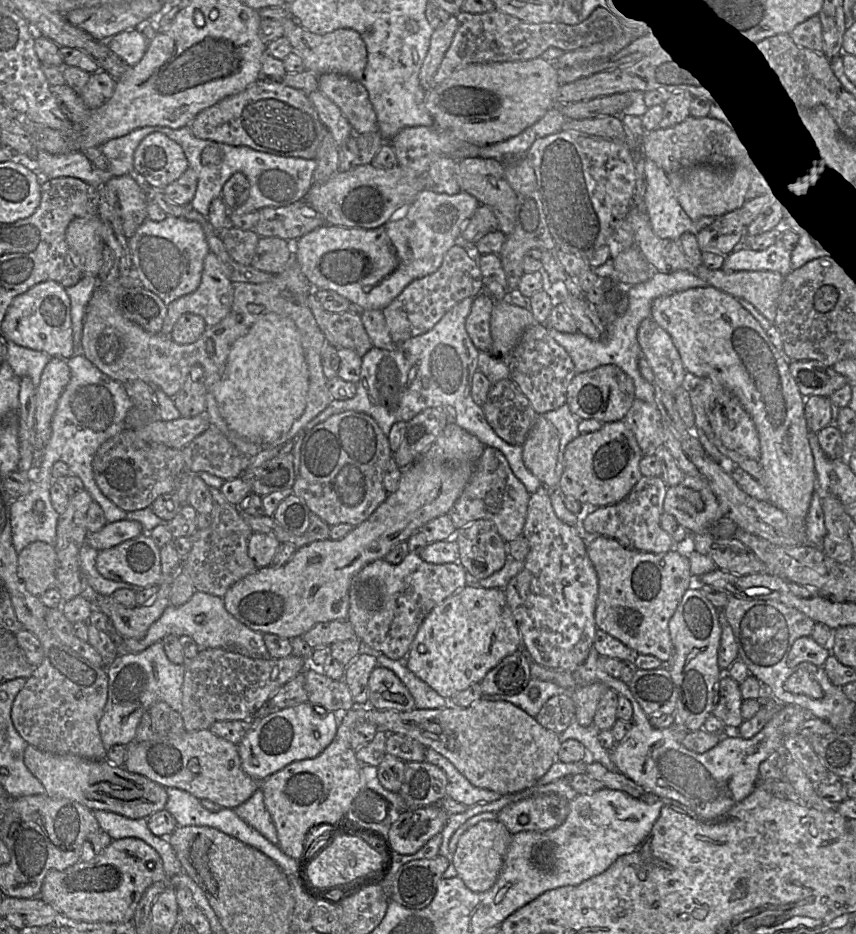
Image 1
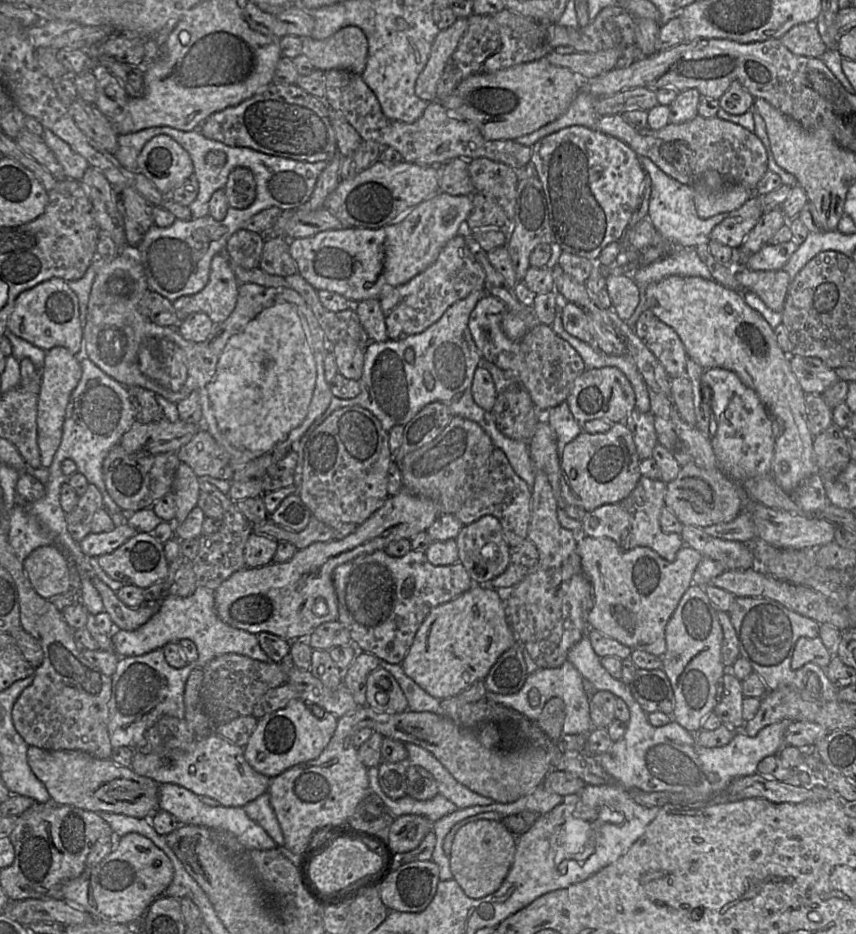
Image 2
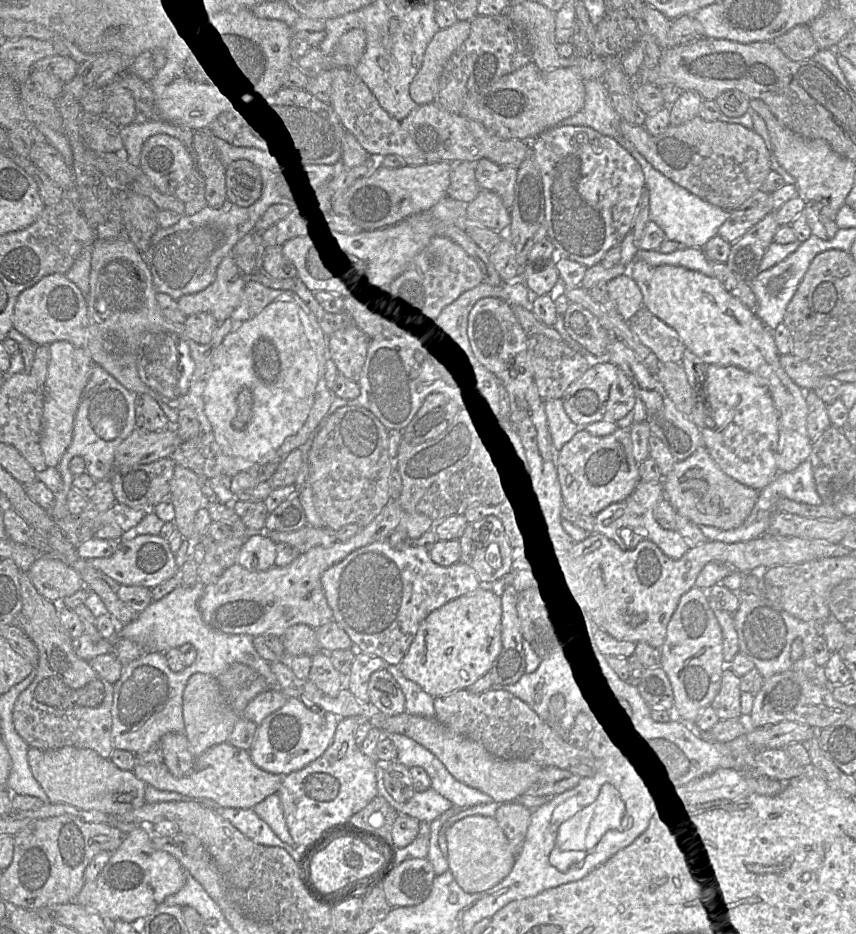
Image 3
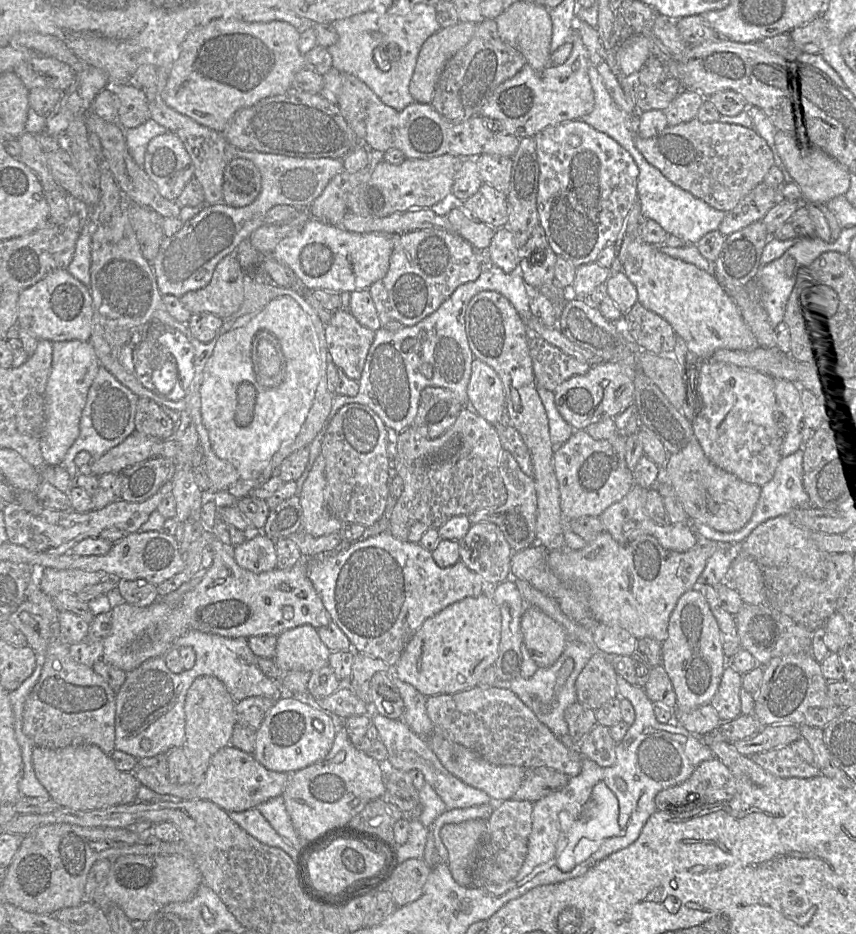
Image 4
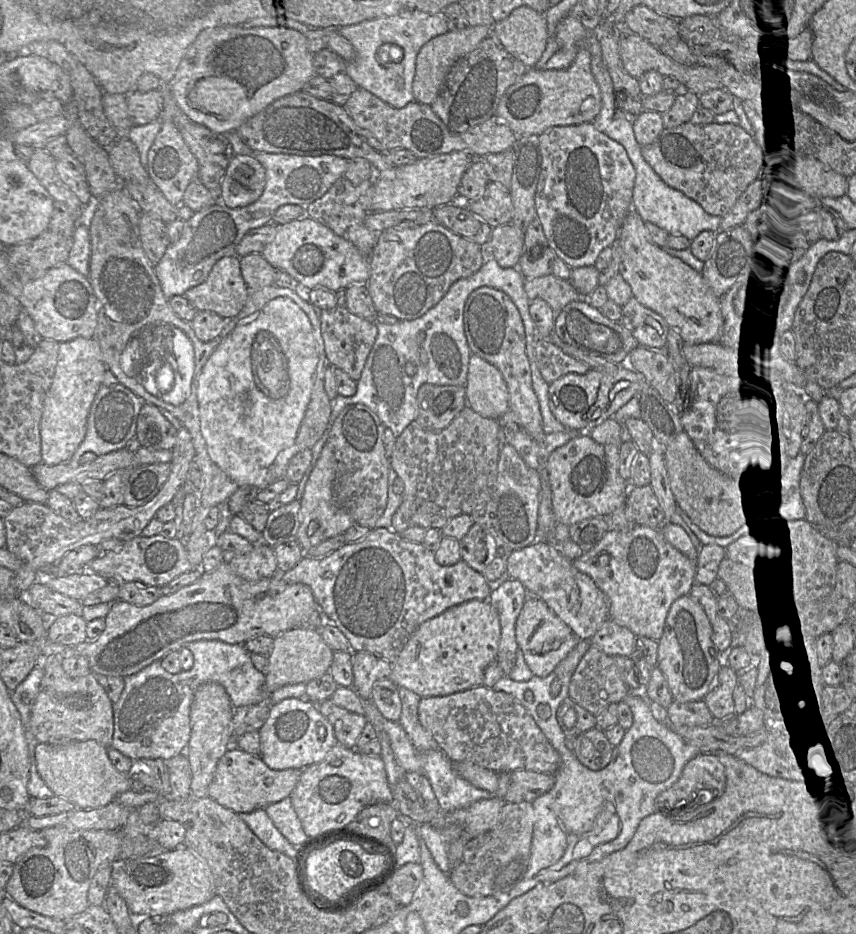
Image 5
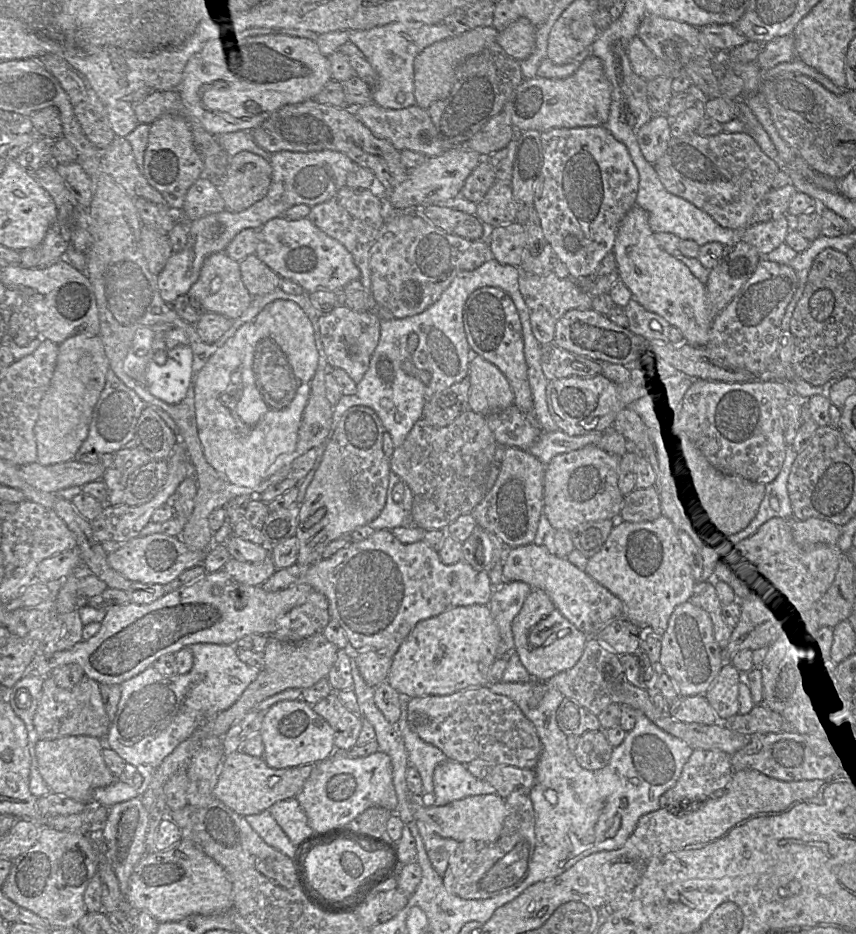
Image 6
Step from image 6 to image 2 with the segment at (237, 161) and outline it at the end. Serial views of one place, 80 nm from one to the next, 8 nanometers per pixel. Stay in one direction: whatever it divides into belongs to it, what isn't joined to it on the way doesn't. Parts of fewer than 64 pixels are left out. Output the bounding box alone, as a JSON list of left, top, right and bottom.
[224,167,256,209]

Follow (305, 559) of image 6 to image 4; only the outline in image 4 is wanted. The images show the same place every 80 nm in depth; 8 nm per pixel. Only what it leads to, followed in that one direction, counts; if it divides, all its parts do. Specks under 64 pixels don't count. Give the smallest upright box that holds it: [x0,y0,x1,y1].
[299,454,344,537]

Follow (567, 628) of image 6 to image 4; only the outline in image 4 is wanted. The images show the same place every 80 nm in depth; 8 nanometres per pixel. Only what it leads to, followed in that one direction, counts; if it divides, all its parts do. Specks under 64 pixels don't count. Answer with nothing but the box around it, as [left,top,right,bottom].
[521,606,568,668]

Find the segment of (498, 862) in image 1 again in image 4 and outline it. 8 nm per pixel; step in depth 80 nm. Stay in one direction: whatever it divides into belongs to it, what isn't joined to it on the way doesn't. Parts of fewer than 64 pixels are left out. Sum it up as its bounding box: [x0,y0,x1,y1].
[440,819,487,887]

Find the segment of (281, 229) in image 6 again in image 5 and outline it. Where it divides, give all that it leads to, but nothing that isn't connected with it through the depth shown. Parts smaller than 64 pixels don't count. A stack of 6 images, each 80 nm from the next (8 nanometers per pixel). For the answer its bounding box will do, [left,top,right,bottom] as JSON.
[261,215,369,292]

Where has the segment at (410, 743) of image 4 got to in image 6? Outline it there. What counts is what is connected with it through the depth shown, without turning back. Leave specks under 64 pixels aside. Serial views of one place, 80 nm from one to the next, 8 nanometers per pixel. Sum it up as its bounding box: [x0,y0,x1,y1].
[429,759,496,806]

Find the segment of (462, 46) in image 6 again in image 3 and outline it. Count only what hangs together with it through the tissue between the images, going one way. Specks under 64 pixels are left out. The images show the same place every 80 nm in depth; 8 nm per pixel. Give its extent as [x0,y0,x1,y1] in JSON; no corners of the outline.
[409,21,471,104]

